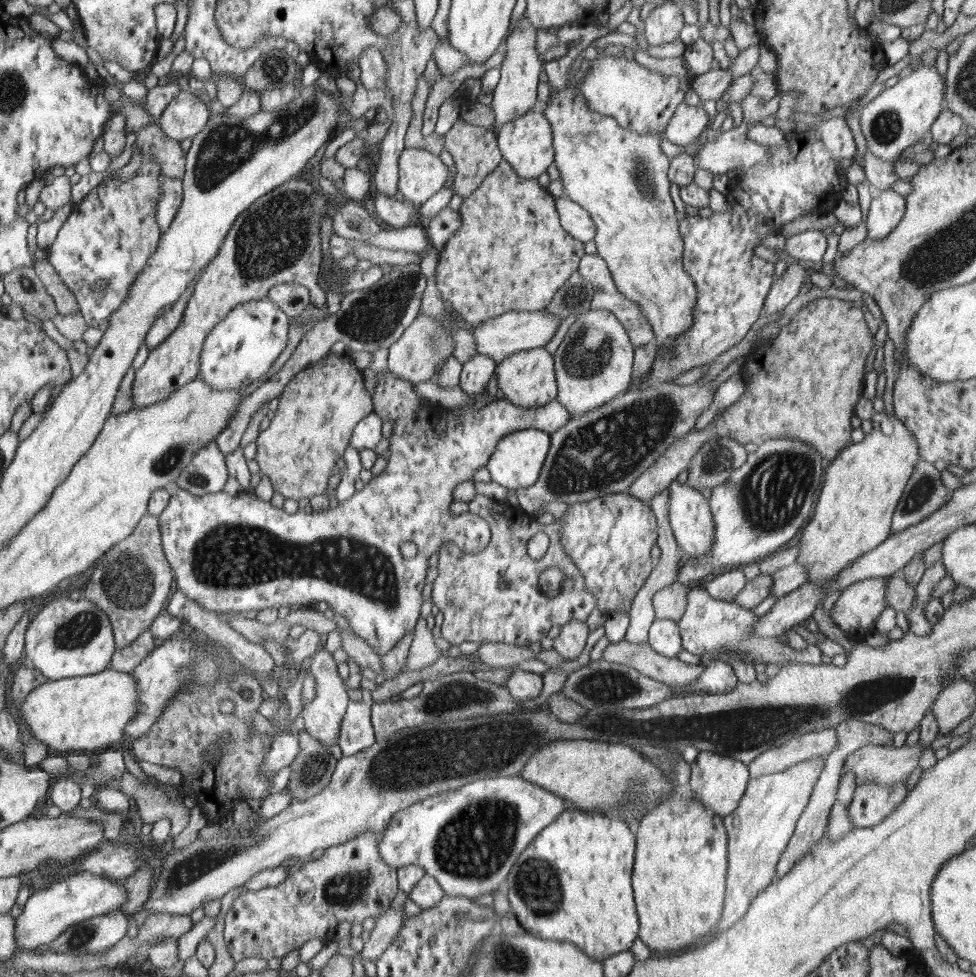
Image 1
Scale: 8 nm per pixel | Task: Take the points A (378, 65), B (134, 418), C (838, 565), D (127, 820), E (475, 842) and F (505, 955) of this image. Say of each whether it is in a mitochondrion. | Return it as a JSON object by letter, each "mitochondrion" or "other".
{"A":"other","B":"other","C":"other","D":"other","E":"mitochondrion","F":"mitochondrion"}

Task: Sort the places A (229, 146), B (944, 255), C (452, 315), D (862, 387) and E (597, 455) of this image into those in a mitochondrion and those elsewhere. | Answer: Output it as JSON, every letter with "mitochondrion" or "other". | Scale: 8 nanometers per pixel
{"A":"mitochondrion","B":"mitochondrion","C":"other","D":"other","E":"mitochondrion"}

